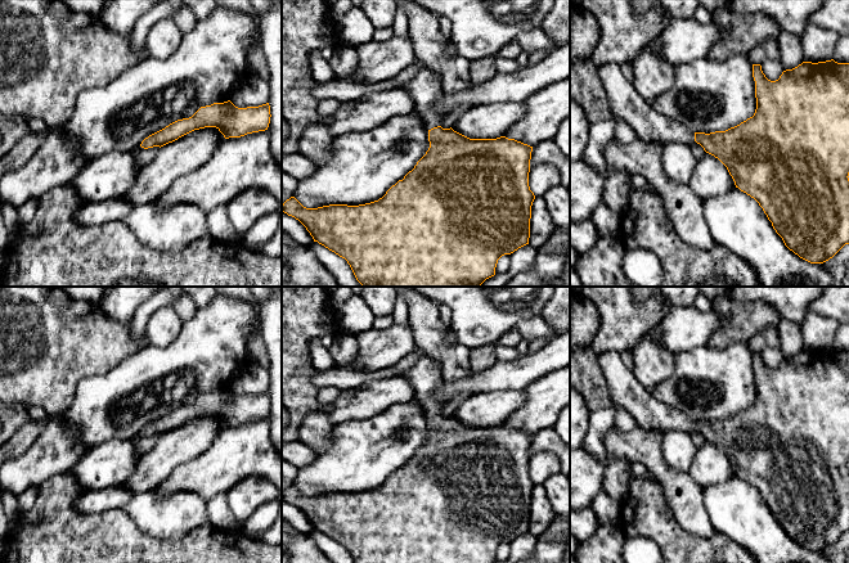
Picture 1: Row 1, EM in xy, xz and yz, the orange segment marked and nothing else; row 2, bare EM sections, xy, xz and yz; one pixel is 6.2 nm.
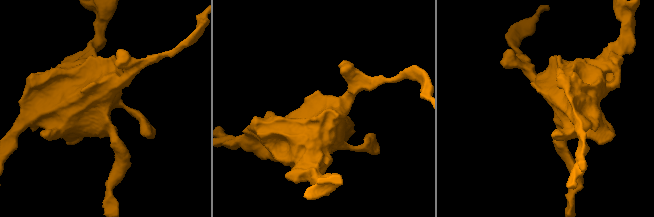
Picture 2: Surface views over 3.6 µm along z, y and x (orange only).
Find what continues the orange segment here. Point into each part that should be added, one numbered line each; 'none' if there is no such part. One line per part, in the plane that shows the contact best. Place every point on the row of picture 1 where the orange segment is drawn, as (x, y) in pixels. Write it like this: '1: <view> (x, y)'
1: xz (425, 88)

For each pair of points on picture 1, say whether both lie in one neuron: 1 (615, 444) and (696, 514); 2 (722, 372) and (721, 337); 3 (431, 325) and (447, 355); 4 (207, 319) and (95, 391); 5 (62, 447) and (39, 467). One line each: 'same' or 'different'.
1: same
2: different
3: same
4: same
5: same

